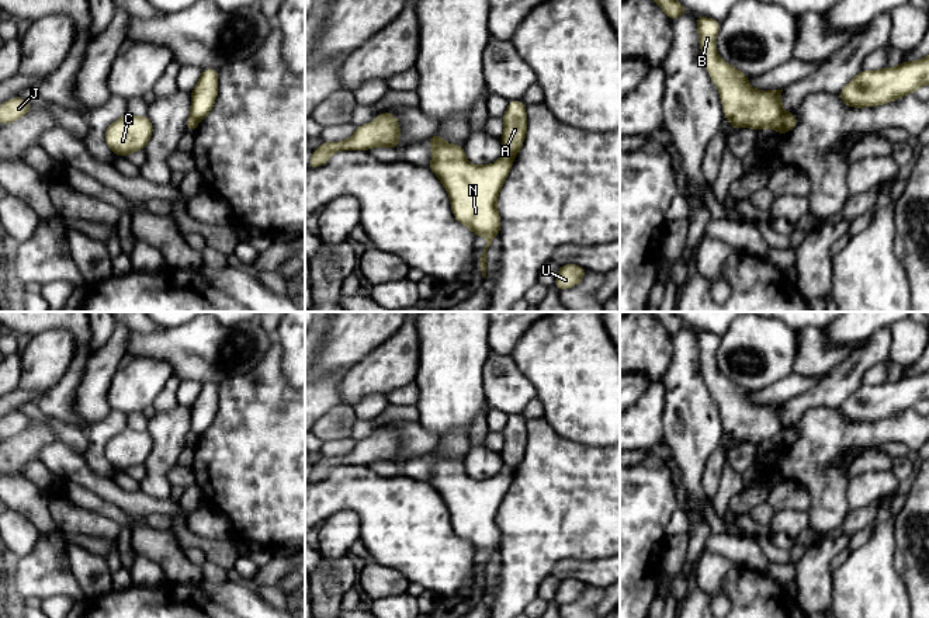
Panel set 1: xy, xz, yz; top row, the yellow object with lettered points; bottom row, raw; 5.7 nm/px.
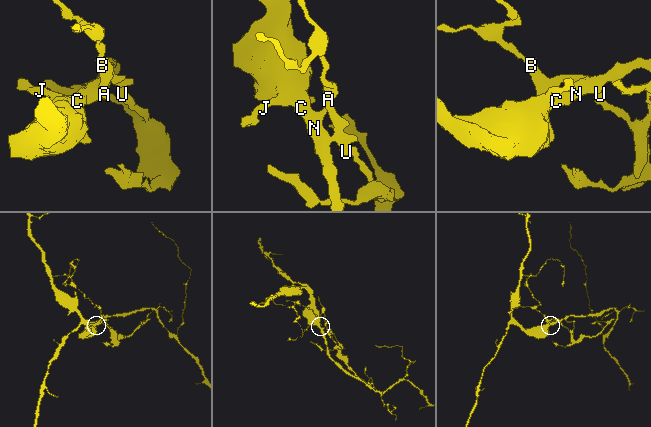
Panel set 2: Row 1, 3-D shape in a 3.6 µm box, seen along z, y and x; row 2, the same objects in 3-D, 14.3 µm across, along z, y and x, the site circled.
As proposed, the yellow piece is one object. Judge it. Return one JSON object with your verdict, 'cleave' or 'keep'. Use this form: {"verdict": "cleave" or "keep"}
{"verdict": "cleave"}

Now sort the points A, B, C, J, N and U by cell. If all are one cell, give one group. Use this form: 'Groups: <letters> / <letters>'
Groups: A B U / C J N

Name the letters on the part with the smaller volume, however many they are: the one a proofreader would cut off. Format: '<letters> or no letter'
A, B, U

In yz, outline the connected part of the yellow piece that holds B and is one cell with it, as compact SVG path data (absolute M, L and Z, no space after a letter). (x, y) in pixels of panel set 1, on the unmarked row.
M694 331L701 360L703 376L720 406L727 433L732 444L749 441L755 445L772 442L774 435L781 431L781 405L758 406L748 399L743 386L722 375L715 362L715 353L720 336L714 333Z

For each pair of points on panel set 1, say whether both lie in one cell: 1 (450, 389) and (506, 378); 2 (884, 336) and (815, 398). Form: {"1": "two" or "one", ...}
{"1": "two", "2": "one"}

